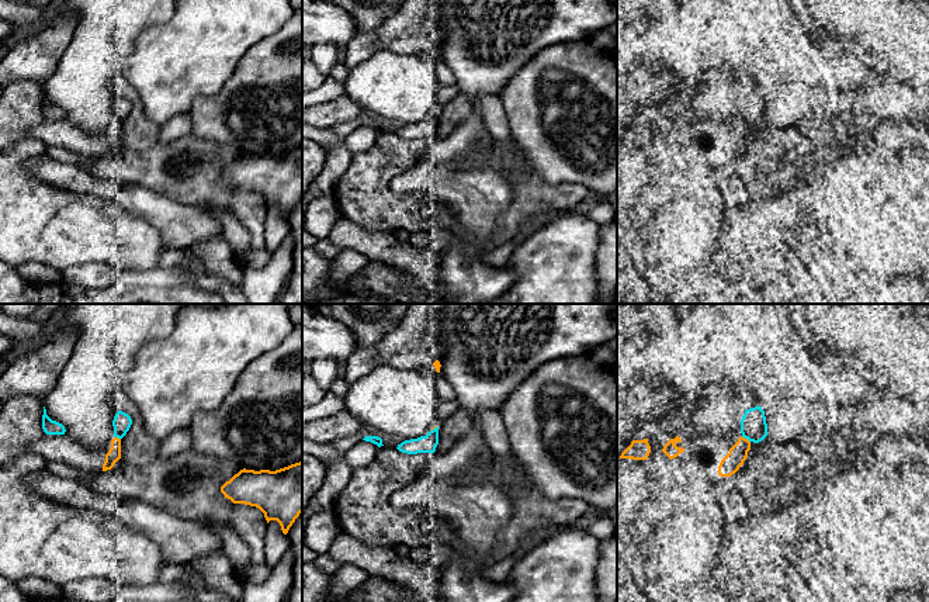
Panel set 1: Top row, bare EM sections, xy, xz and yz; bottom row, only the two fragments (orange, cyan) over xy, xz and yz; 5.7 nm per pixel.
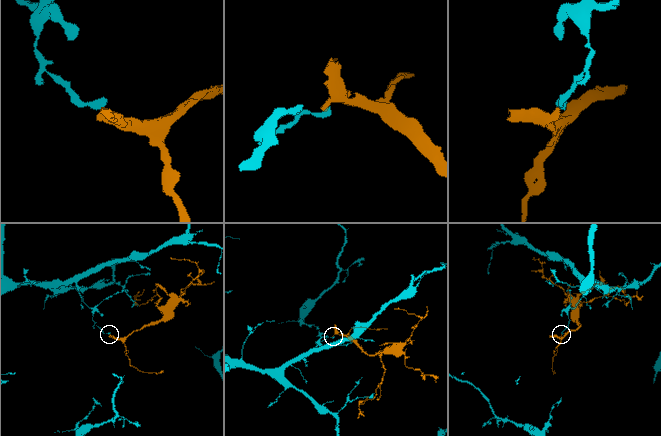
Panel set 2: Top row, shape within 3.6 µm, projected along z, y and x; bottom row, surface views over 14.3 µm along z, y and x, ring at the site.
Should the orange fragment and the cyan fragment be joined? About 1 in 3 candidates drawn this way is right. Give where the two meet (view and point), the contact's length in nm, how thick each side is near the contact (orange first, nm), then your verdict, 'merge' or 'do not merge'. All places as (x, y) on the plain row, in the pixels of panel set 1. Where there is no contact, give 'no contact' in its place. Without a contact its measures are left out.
contact yz (744, 123); length 70 nm; calibres 110 and 150 nm; do not merge

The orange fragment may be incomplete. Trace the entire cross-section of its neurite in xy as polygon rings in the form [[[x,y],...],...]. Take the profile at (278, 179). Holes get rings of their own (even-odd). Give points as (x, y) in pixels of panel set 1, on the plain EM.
[[[302,146],[270,155],[240,155],[221,172],[233,188],[259,193],[267,205],[277,205],[284,219],[302,197]]]

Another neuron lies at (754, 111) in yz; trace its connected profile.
[[[762,91],[746,94],[741,104],[742,122],[759,128],[767,121],[767,108]]]

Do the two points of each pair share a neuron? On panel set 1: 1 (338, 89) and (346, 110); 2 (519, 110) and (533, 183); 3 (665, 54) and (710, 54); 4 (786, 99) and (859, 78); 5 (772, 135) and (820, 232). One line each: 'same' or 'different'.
1: different
2: different
3: different
4: same
5: same

